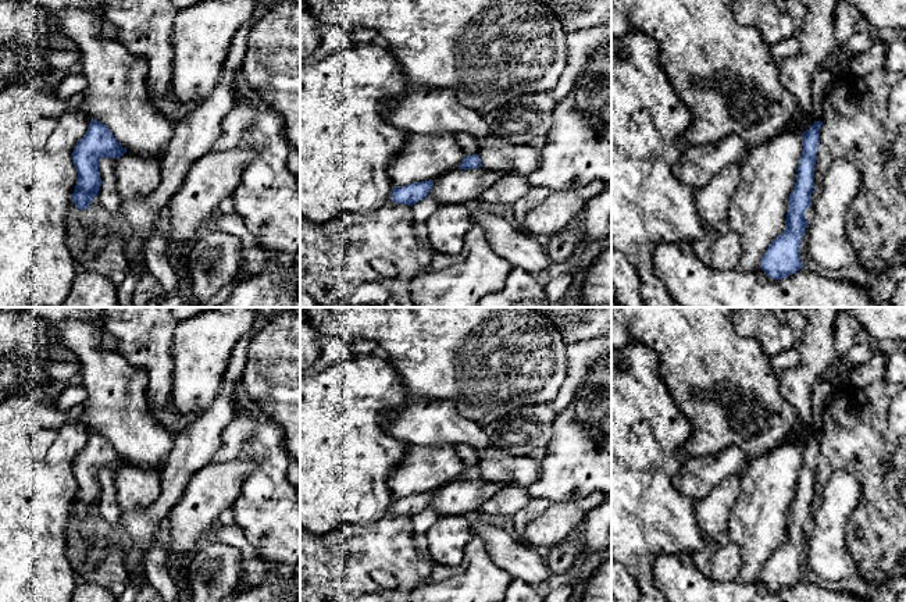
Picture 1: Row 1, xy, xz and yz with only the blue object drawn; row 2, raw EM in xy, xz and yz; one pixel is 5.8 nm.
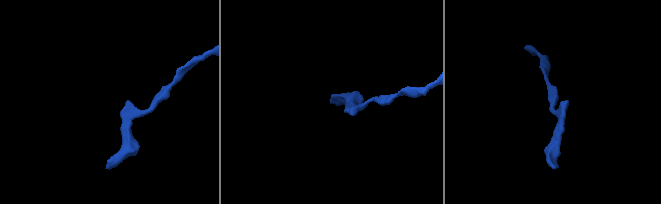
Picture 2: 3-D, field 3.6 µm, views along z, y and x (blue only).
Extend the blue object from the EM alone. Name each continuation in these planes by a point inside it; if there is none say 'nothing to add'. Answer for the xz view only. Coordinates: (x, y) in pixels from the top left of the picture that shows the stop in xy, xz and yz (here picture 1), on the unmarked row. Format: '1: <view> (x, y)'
nothing to add

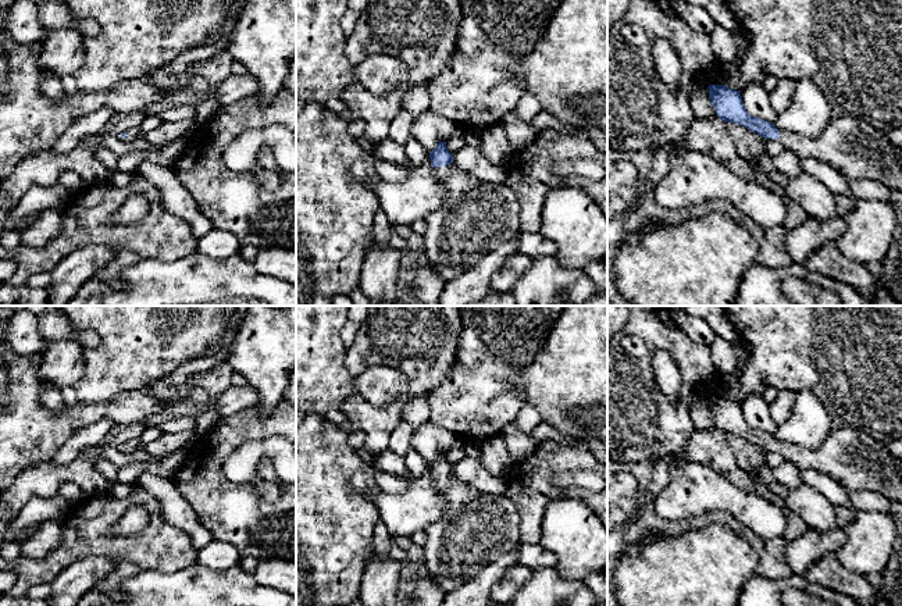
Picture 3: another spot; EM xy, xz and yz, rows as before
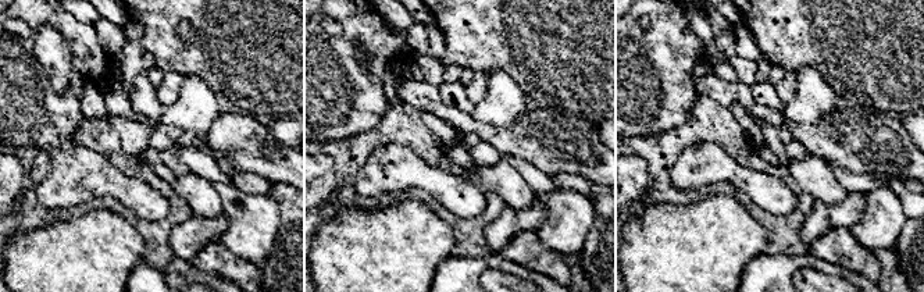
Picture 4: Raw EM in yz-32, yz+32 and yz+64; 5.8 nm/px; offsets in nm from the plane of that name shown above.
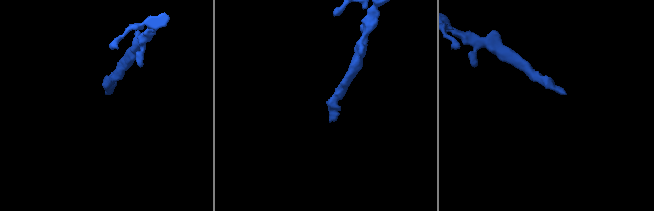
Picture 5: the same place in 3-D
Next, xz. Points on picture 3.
1: xz (477, 528)

